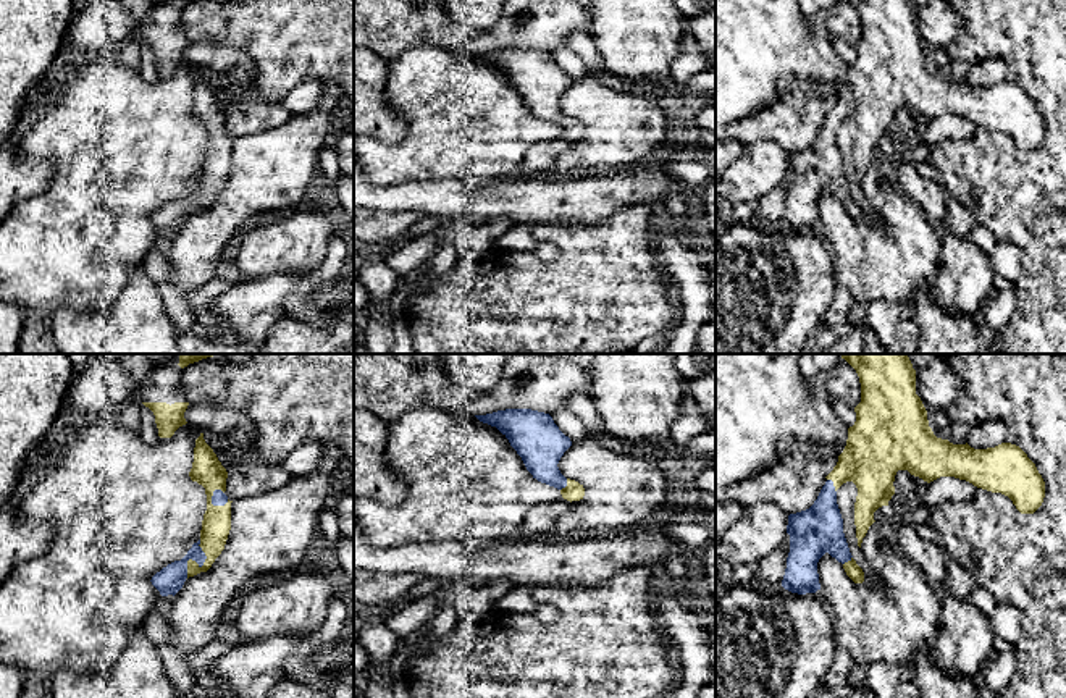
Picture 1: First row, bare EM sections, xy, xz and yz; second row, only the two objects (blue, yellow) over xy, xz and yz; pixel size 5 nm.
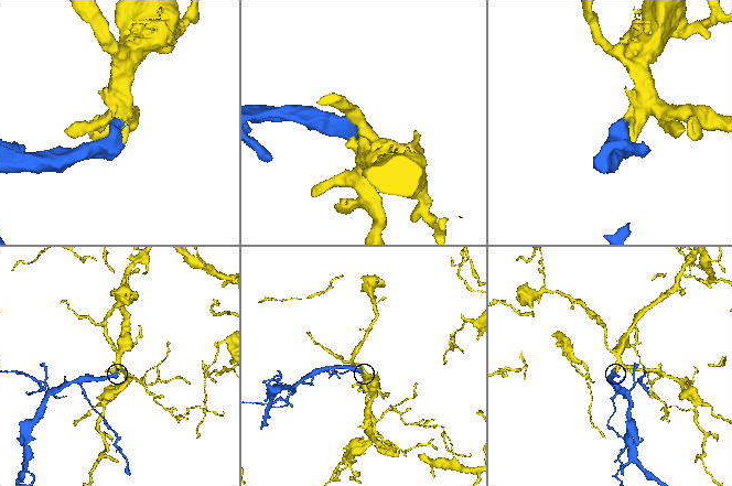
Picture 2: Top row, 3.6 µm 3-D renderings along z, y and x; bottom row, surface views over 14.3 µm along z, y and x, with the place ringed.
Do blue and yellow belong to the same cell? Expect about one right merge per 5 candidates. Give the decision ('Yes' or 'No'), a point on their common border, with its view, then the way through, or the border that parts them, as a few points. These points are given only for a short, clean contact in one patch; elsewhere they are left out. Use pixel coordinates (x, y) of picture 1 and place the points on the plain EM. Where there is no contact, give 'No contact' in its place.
Yes. Touches blue at xy (199, 204)

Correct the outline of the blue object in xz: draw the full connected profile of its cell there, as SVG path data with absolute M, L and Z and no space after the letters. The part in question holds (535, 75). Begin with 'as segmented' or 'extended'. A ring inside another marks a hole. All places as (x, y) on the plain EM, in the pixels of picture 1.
extended | M506 47L475 55L496 65L509 78L533 116L557 126L570 141L583 137L583 123L565 116L557 105L572 79L549 52L531 47Z

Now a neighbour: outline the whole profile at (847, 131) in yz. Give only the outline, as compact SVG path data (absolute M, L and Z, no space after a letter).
M846 120L837 128L837 142L843 157L843 171L845 171L850 191L853 197L856 199L856 202L862 207L864 220L874 221L877 213L867 207L866 196L861 191L861 186L858 184L856 163L854 163L856 134L858 134L856 123L853 120Z

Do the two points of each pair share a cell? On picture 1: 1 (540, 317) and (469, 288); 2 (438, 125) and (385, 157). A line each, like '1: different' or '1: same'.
1: same
2: same

